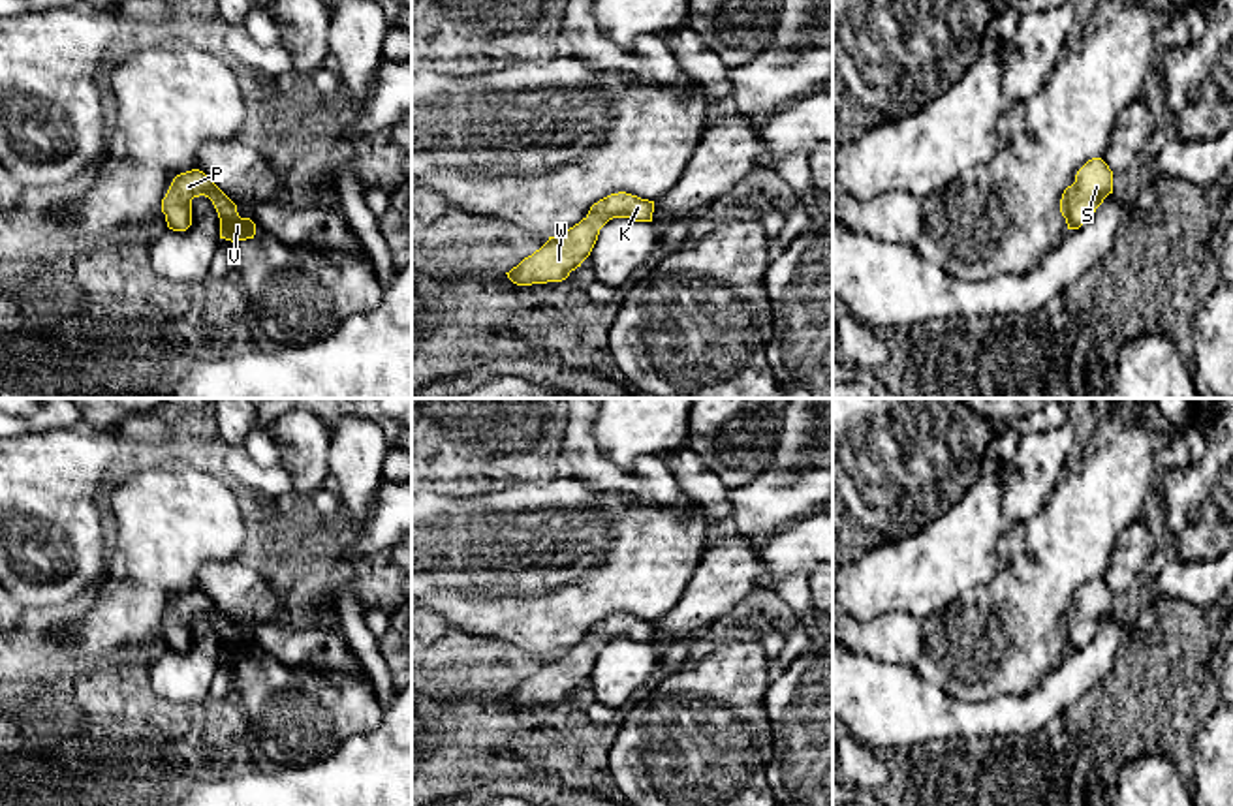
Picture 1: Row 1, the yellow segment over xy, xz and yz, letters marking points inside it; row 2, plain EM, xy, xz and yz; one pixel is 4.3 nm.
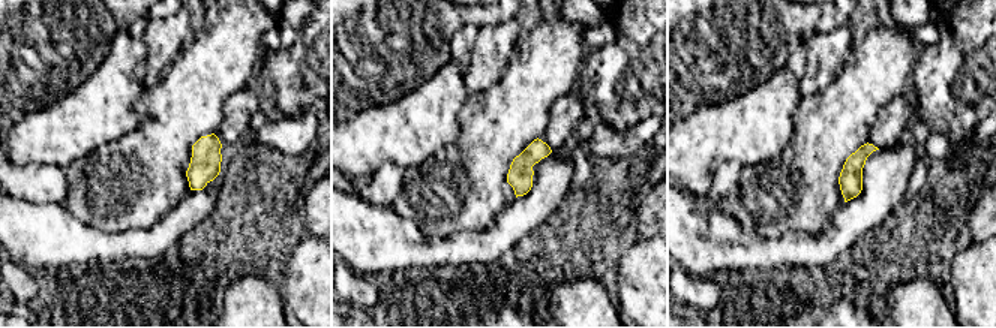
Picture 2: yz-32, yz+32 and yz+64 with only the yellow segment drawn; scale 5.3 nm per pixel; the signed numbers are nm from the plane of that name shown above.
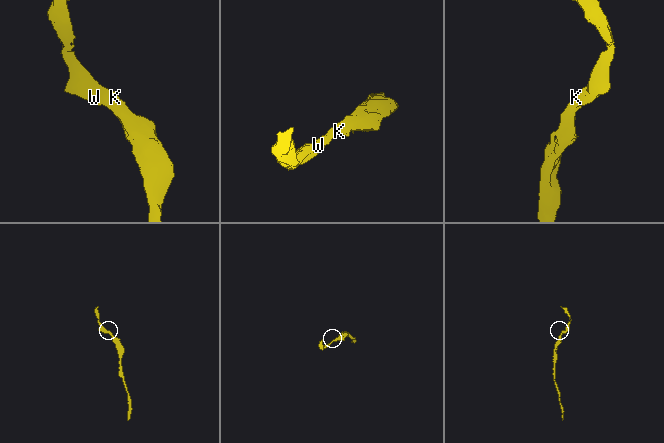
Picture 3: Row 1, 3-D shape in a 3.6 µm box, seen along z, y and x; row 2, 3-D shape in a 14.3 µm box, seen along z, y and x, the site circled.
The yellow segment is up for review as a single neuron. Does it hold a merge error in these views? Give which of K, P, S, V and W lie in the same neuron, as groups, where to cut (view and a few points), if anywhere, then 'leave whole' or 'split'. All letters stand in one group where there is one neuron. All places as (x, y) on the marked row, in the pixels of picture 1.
K P S V W | no cut | leave whole

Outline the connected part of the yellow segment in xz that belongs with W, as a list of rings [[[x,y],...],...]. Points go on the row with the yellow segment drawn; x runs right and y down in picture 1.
[[[618,192],[594,203],[573,227],[549,240],[513,267],[507,278],[517,286],[562,282],[590,256],[600,229],[613,218],[652,222],[654,201]]]

